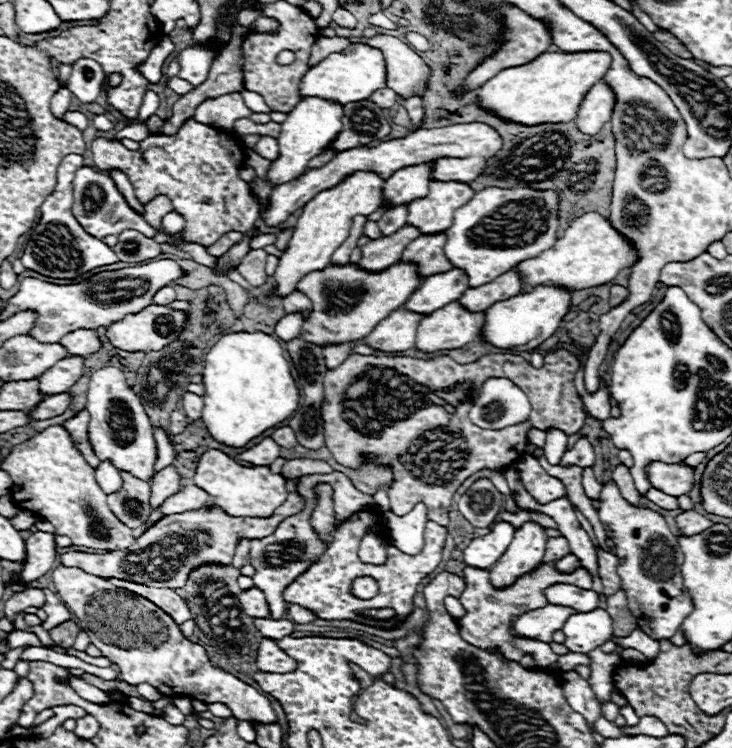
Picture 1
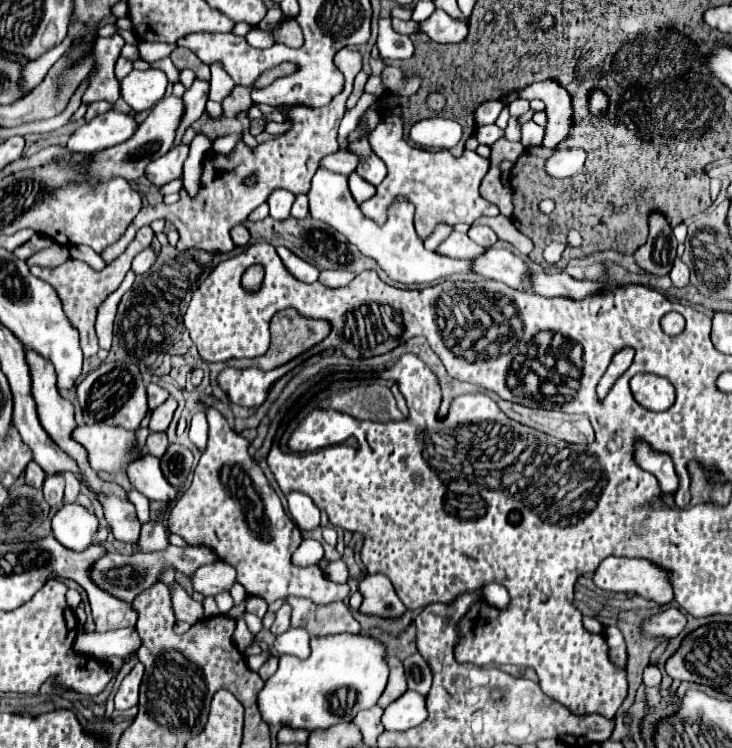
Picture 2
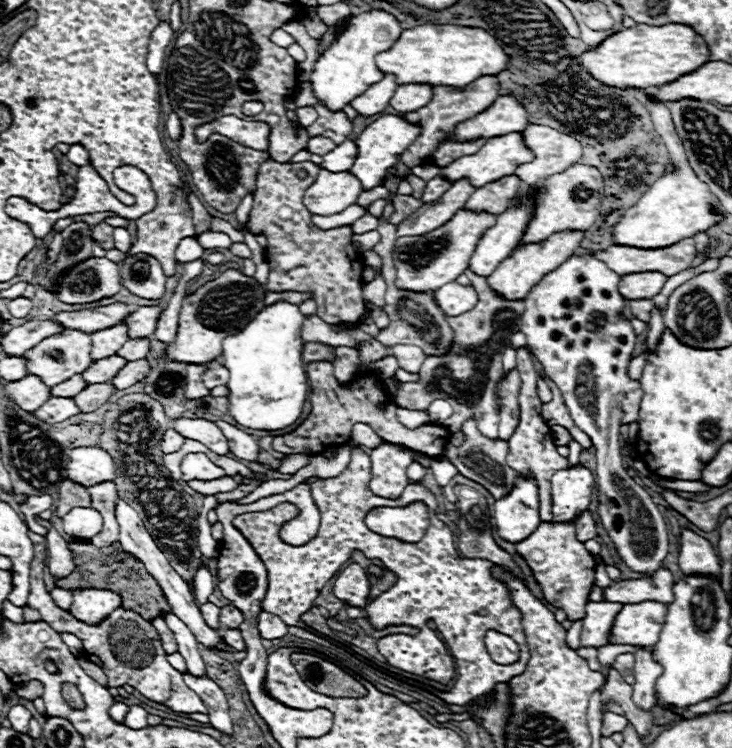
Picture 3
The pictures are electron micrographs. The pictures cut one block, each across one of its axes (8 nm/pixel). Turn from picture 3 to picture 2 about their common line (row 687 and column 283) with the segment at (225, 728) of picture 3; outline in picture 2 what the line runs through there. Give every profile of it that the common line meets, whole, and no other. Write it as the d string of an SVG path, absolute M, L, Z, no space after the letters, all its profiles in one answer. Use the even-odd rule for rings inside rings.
M274 190L274 194L270 194L270 198L266 200L266 204L270 206L270 216L276 220L284 220L290 216L292 202L294 194L290 194L288 190Z

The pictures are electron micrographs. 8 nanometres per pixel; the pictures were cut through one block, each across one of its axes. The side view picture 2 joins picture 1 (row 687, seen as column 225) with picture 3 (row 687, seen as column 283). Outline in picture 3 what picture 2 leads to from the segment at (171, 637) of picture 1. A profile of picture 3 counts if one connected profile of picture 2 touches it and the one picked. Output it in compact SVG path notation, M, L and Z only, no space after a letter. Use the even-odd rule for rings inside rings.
M28 530L28 536L34 544L34 560L32 560L32 568L30 568L30 598L28 598L28 606L40 610L42 620L48 622L50 626L54 626L54 630L58 632L70 632L74 636L78 636L84 644L84 654L88 660L92 660L96 666L100 666L104 670L104 674L108 676L108 688L114 686L122 686L122 684L132 684L140 694L144 694L148 700L160 702L168 708L172 708L174 712L202 712L206 714L206 706L200 700L200 696L190 690L184 680L182 674L172 668L166 660L166 652L162 650L162 642L158 632L154 630L150 620L144 620L138 612L132 610L124 610L122 606L118 606L114 612L110 612L108 618L104 618L100 624L90 626L84 622L78 622L68 610L62 610L60 606L54 604L50 592L46 590L44 585L44 558L46 558L46 546L44 546L44 536L34 534Z

